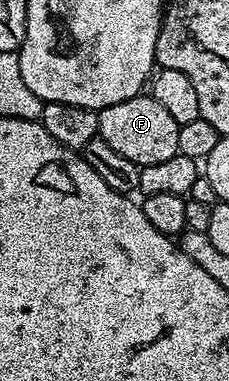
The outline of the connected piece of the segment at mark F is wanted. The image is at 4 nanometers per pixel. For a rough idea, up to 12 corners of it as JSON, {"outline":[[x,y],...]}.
{"outline":[[150,94],[99,109],[99,139],[138,165],[178,155]]}

